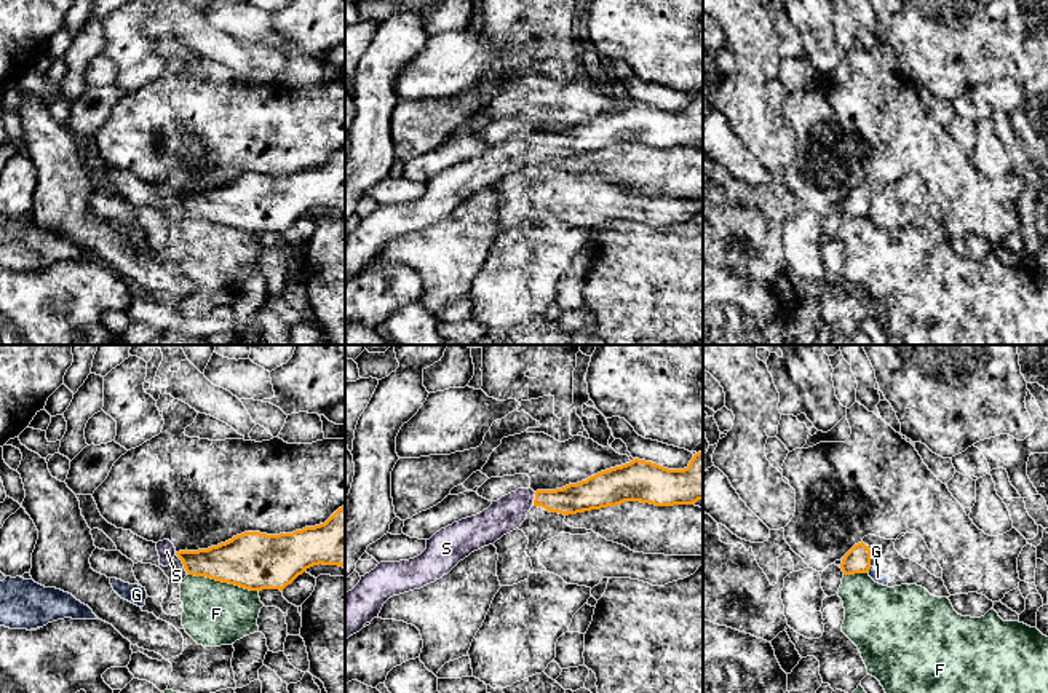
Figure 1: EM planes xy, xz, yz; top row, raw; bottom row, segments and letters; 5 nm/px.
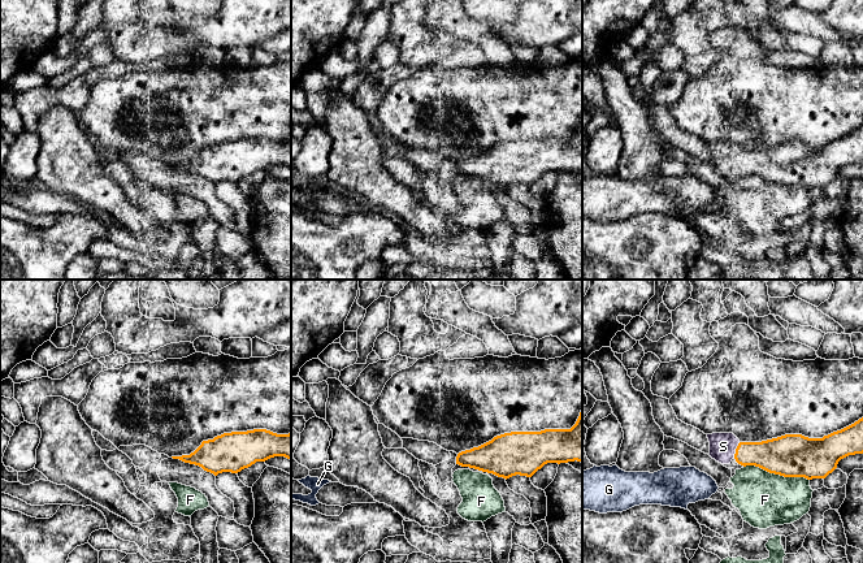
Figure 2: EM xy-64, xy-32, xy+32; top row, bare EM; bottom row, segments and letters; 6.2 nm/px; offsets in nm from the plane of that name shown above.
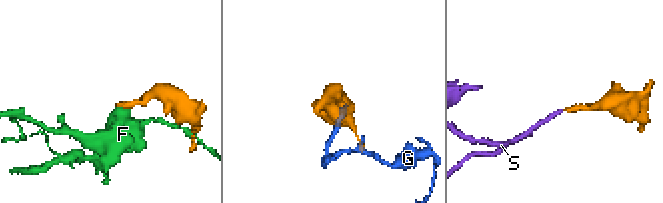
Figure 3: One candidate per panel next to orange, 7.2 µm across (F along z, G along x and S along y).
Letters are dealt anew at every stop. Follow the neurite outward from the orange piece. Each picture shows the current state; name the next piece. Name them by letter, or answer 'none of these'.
S

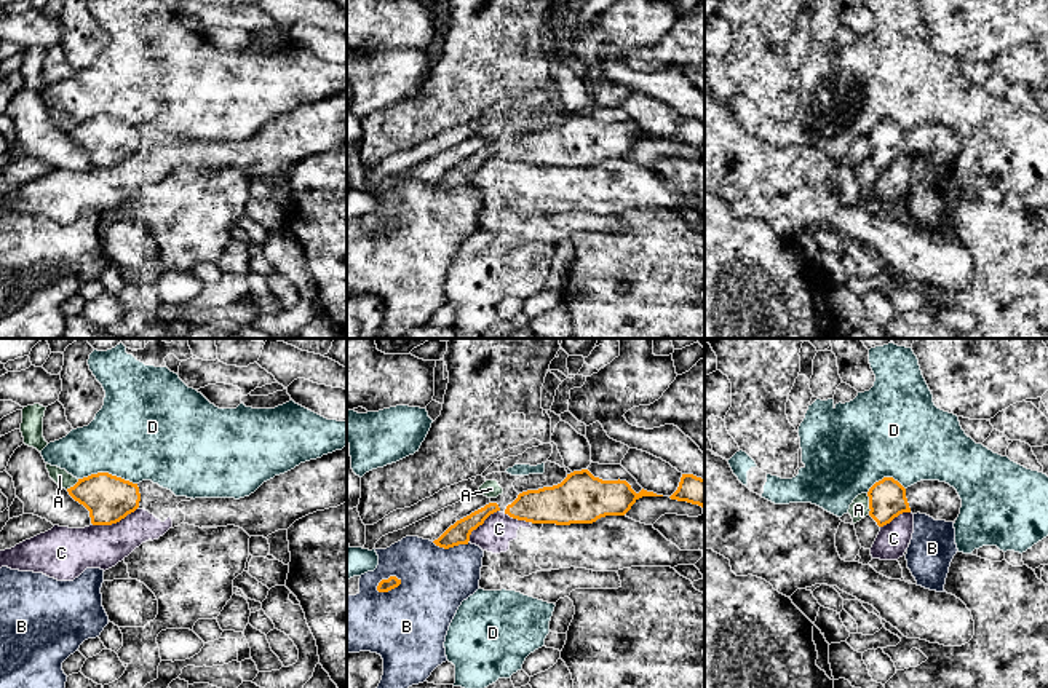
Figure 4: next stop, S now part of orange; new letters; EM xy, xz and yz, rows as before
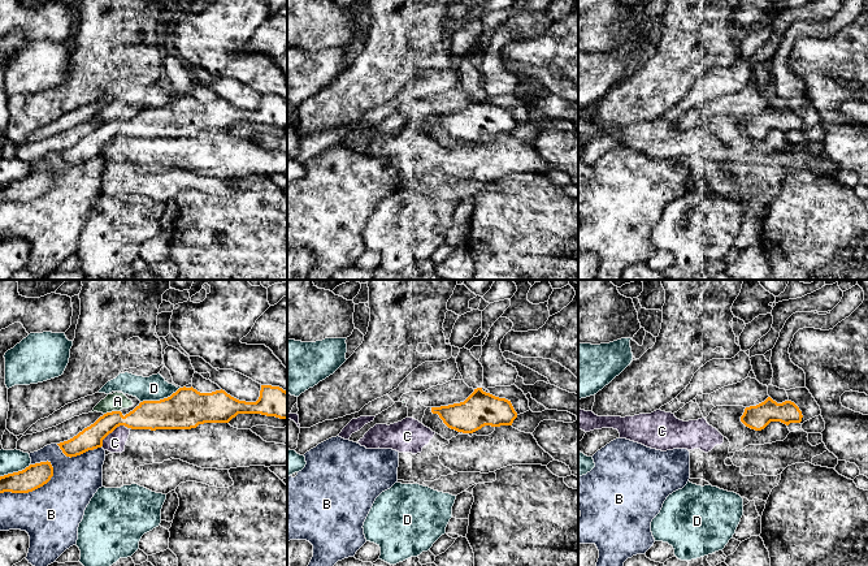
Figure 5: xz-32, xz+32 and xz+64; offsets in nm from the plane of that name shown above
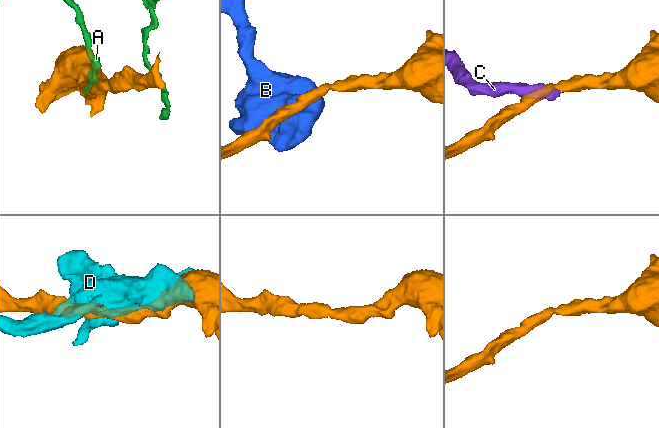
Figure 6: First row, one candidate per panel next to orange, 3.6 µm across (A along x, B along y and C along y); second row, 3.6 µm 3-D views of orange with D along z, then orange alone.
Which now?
none of these

